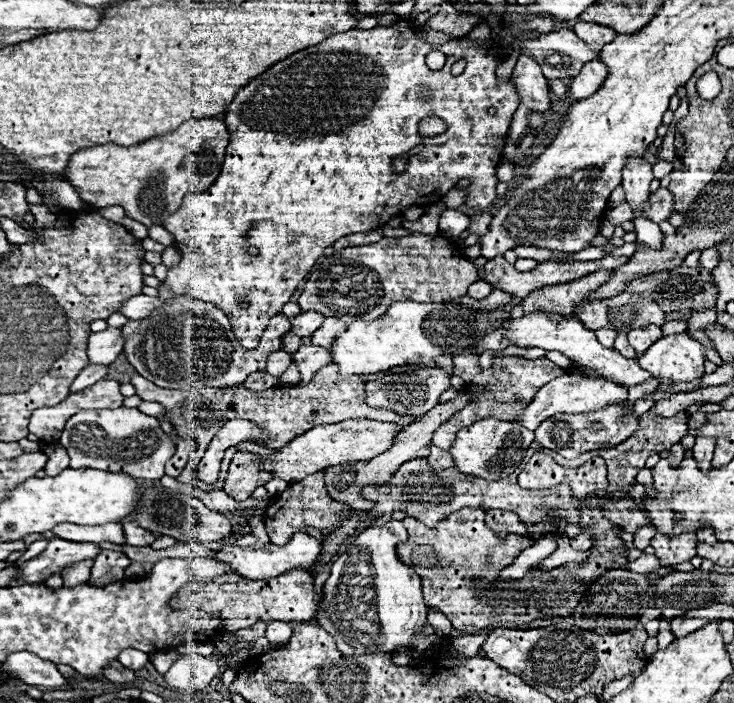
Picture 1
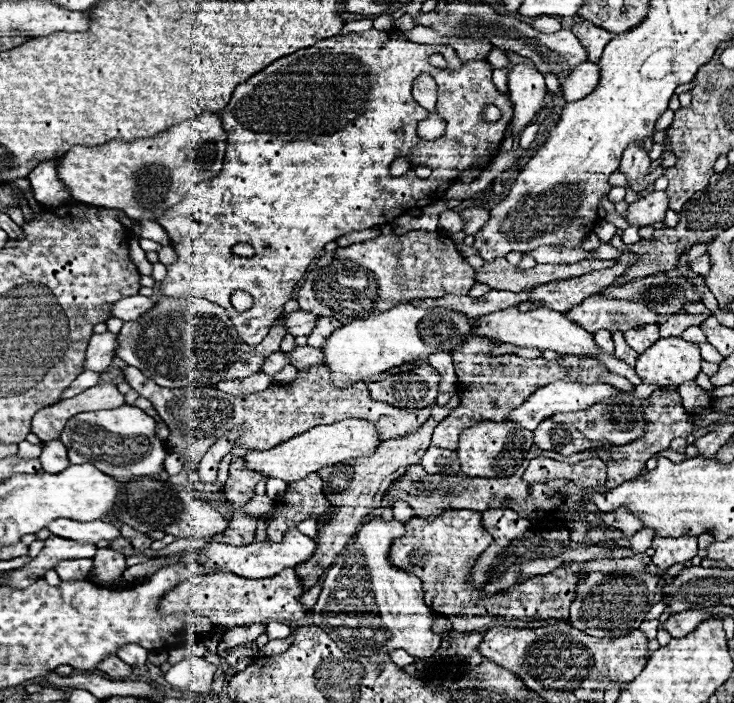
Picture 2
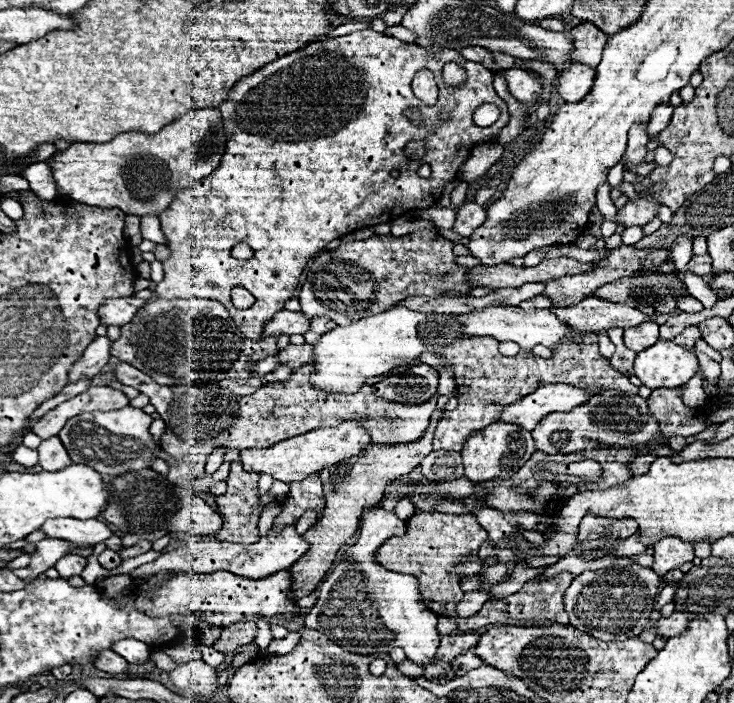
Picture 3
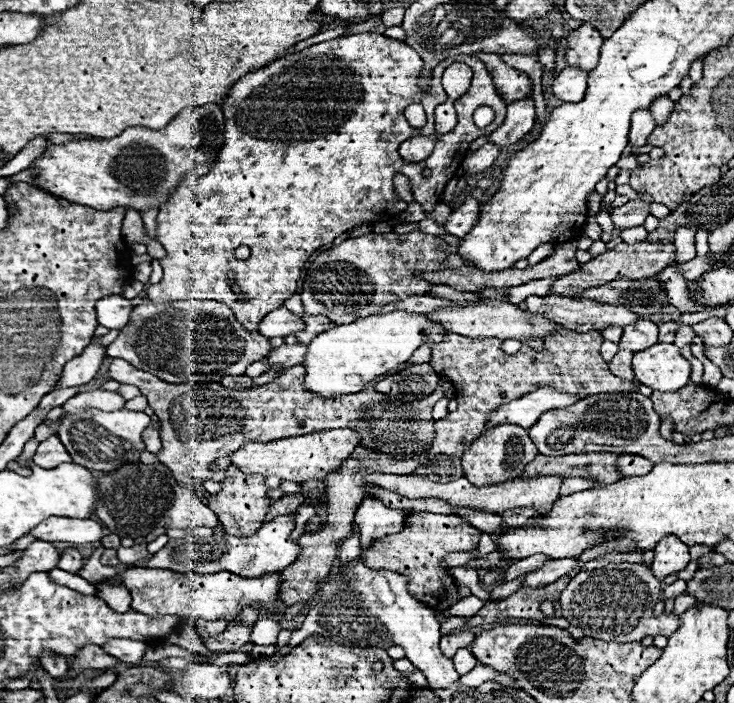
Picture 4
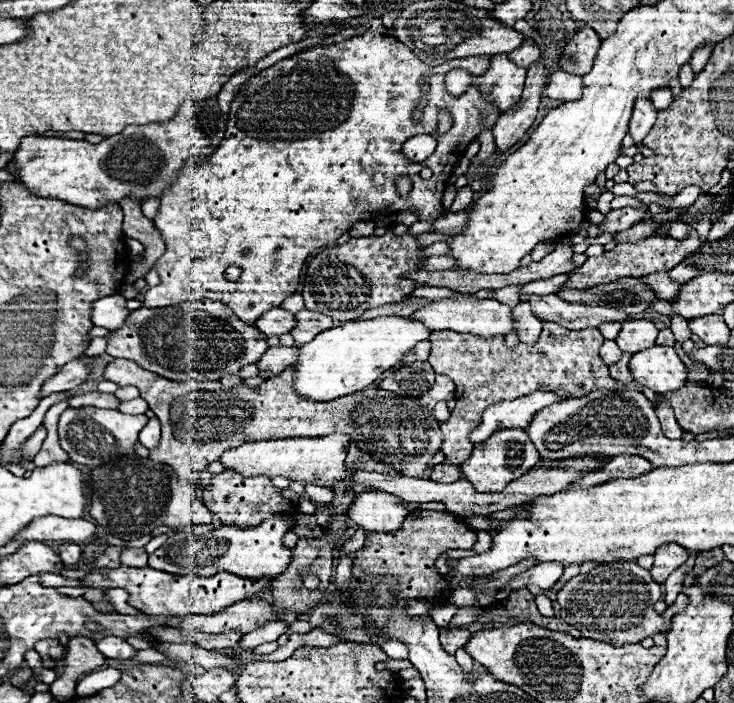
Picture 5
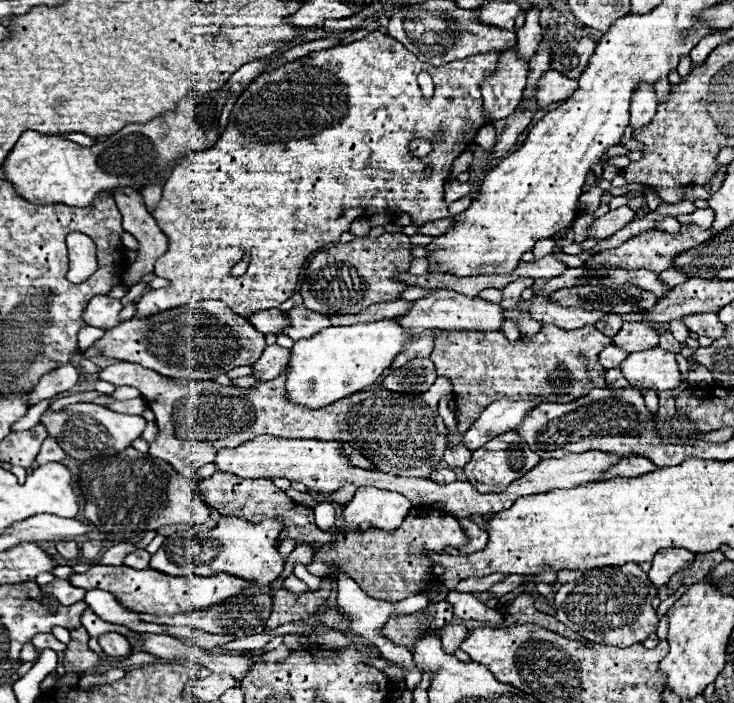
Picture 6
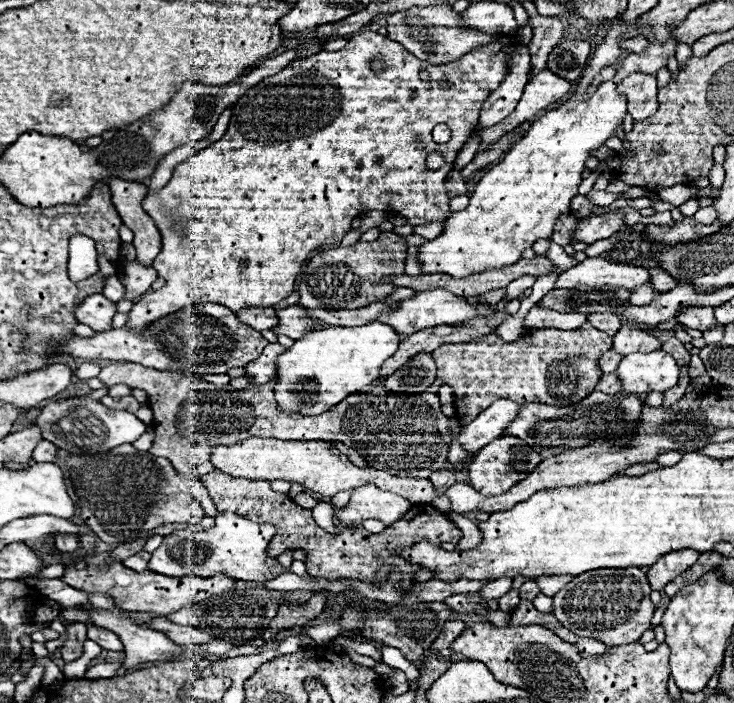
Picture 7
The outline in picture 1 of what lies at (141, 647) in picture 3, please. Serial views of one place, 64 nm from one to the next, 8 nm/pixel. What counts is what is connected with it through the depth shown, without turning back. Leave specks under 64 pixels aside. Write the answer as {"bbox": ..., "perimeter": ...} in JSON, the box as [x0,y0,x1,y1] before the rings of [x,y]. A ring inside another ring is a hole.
{"bbox":[118,648,150,670],"perimeter":[[[128,648],[128,650],[120,652],[118,660],[120,660],[120,664],[122,664],[124,668],[130,668],[130,670],[140,670],[140,668],[144,668],[144,666],[148,664],[150,656],[148,656],[148,654],[144,654],[144,652],[140,652],[140,650]]]}

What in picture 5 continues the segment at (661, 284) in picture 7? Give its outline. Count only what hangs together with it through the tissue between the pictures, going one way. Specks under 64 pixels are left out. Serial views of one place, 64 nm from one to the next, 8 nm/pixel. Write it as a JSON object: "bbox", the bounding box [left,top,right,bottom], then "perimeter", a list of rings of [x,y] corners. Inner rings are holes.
{"bbox":[670,262,700,284],"perimeter":[[[682,262],[670,270],[670,278],[676,280],[676,282],[680,282],[680,284],[686,284],[688,280],[692,280],[698,274],[700,274],[698,266],[694,266],[694,264],[682,264]]]}

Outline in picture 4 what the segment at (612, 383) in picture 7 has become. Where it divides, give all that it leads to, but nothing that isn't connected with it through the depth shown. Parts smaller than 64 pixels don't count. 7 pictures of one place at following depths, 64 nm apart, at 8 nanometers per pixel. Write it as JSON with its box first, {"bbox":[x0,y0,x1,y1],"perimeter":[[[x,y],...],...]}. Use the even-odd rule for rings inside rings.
{"bbox":[610,350,634,380],"perimeter":[[[618,350],[618,354],[614,356],[614,360],[610,362],[610,370],[612,374],[620,376],[620,378],[628,378],[628,380],[634,380],[634,374],[632,374],[632,352],[630,350]]]}

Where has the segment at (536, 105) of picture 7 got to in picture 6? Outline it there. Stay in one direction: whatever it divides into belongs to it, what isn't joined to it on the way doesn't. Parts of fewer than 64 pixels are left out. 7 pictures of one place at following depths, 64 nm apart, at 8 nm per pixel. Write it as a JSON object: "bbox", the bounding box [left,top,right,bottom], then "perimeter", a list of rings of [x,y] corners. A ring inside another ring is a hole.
{"bbox":[474,70,578,152],"perimeter":[[[548,70],[538,82],[538,92],[536,92],[538,108],[546,106],[550,102],[568,100],[576,90],[578,90],[576,78],[568,78],[556,70]],[[488,126],[480,128],[480,132],[476,134],[474,142],[478,146],[482,146],[486,152],[490,152],[494,148],[494,144],[496,144],[496,132],[494,132],[494,128],[488,128]]]}

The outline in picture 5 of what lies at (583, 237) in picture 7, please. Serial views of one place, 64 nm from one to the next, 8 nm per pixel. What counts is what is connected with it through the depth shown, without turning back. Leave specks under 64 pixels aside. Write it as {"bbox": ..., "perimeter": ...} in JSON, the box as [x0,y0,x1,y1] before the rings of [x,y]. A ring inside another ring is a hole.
{"bbox":[600,204,646,234],"perimeter":[[[640,204],[638,208],[626,206],[626,208],[610,210],[610,212],[606,214],[606,222],[600,224],[600,230],[602,230],[602,232],[610,232],[610,234],[628,230],[628,228],[632,228],[634,224],[638,224],[638,222],[644,220],[644,212],[646,212],[646,210],[644,210],[642,204]]]}

